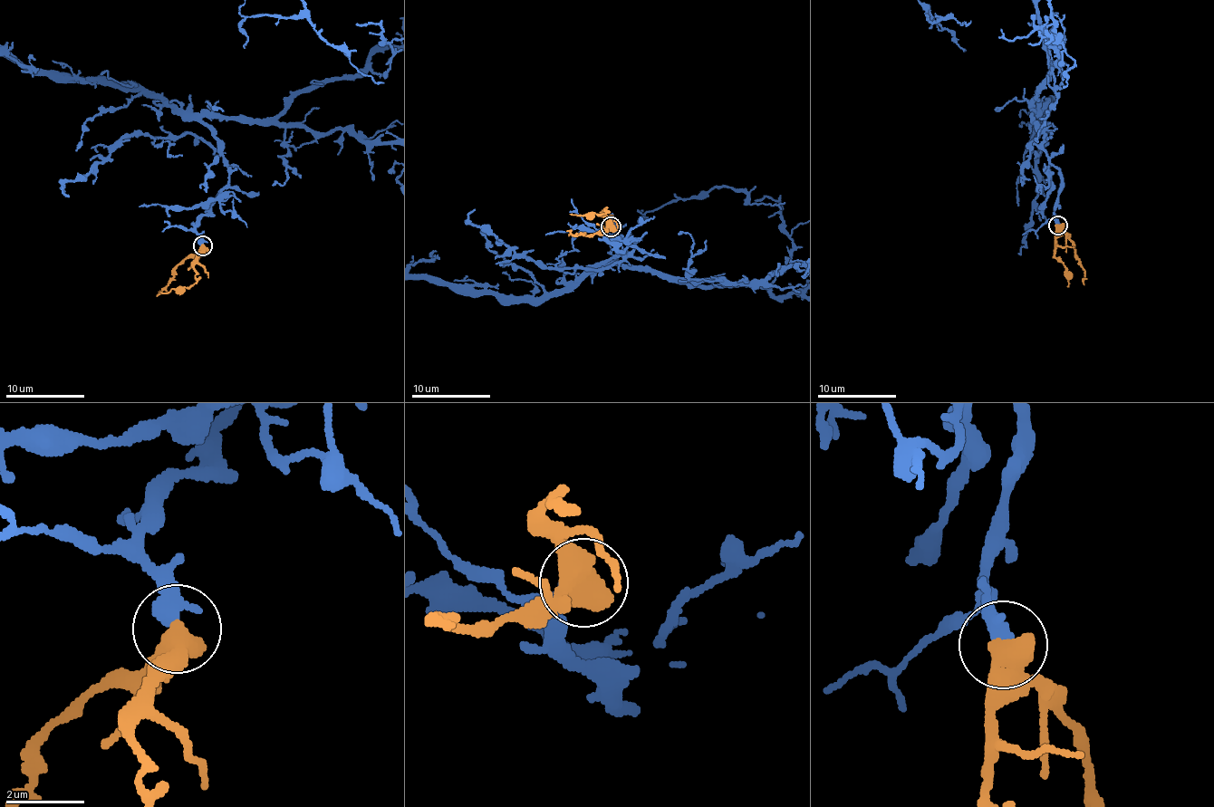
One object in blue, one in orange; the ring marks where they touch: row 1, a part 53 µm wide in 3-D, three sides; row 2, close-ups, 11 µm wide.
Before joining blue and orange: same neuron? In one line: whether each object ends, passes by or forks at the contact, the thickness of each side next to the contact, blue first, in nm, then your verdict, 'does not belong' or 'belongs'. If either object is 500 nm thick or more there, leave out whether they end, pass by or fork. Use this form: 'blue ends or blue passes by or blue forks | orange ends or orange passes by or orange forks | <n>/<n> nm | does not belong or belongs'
440/750 nm | belongs

